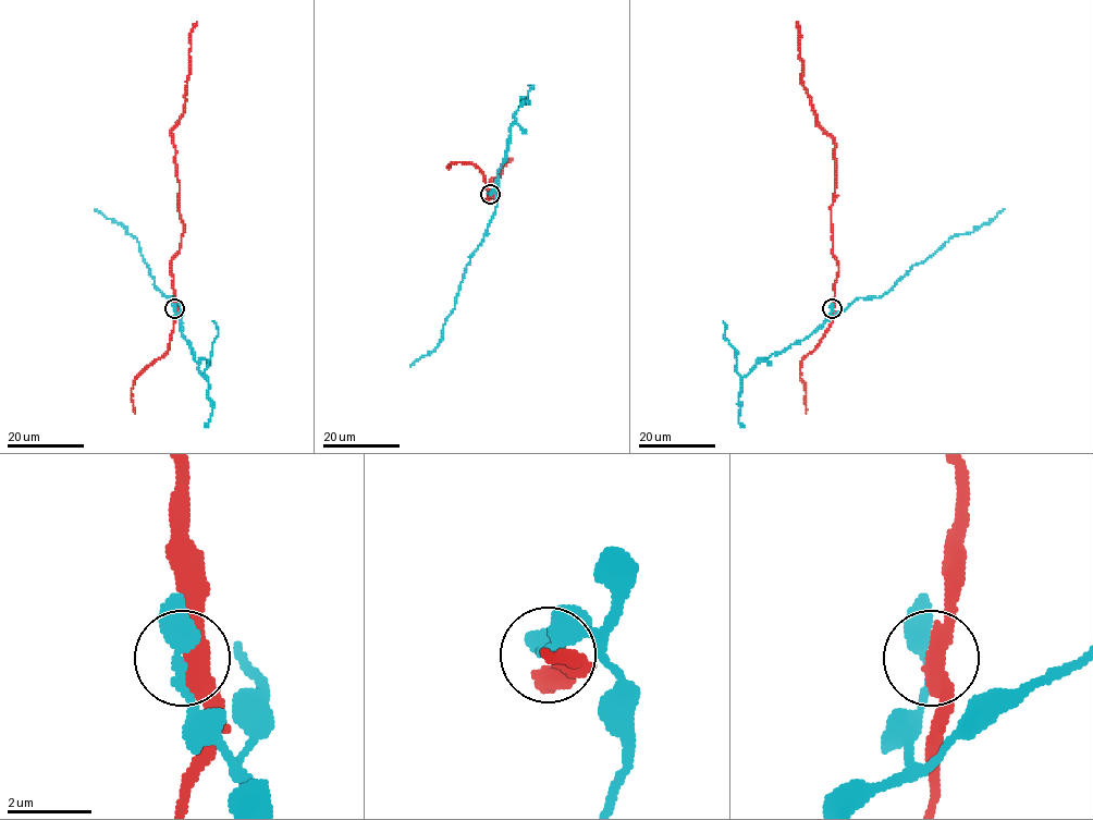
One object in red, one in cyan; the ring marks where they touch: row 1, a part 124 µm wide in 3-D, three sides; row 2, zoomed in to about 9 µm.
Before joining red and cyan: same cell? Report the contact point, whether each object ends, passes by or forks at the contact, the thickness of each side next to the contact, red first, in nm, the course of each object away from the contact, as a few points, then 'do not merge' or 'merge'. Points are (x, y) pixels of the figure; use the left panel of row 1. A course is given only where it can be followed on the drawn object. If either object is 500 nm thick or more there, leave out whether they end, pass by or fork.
at (174, 308); red passes by; cyan passes by; 420 nm thick on the red side, 340 nm on the other; red runs (174, 308), (170, 262), (180, 249), (184, 223), (171, 130), (184, 111), (191, 31), (196, 22); cyan runs (174, 308), (179, 318), (179, 303), (155, 286), (134, 237), (121, 223), (94, 208); do not merge

